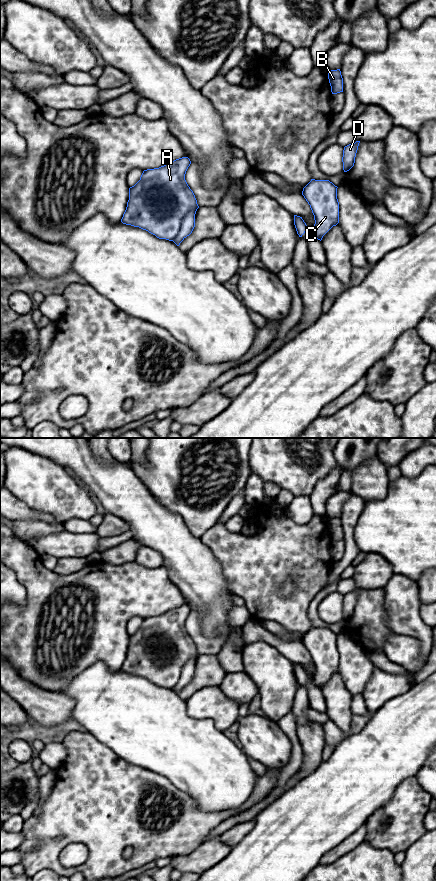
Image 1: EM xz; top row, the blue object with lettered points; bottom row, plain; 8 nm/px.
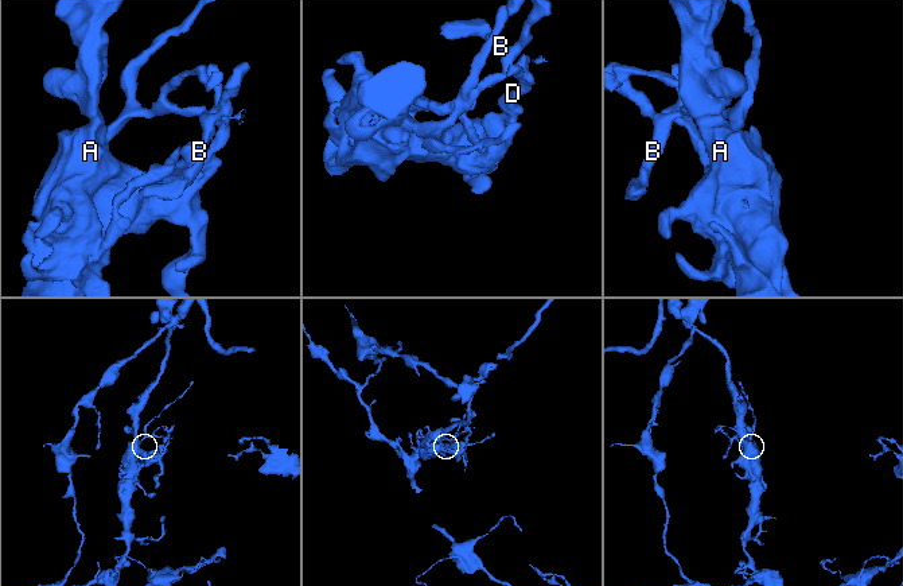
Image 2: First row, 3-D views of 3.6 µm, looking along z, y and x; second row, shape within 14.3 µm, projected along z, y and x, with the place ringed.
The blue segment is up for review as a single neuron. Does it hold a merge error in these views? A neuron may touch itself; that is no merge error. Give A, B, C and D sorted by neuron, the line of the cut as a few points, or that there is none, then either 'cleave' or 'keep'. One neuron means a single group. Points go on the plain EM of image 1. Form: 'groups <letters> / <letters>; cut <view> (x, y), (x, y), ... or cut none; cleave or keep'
groups A C D / B; cut xz (194, 657), (191, 657), (183, 666), (180, 679), (172, 688); cleave

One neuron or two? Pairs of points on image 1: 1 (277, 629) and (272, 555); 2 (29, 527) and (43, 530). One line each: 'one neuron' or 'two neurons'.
1: two neurons
2: one neuron

